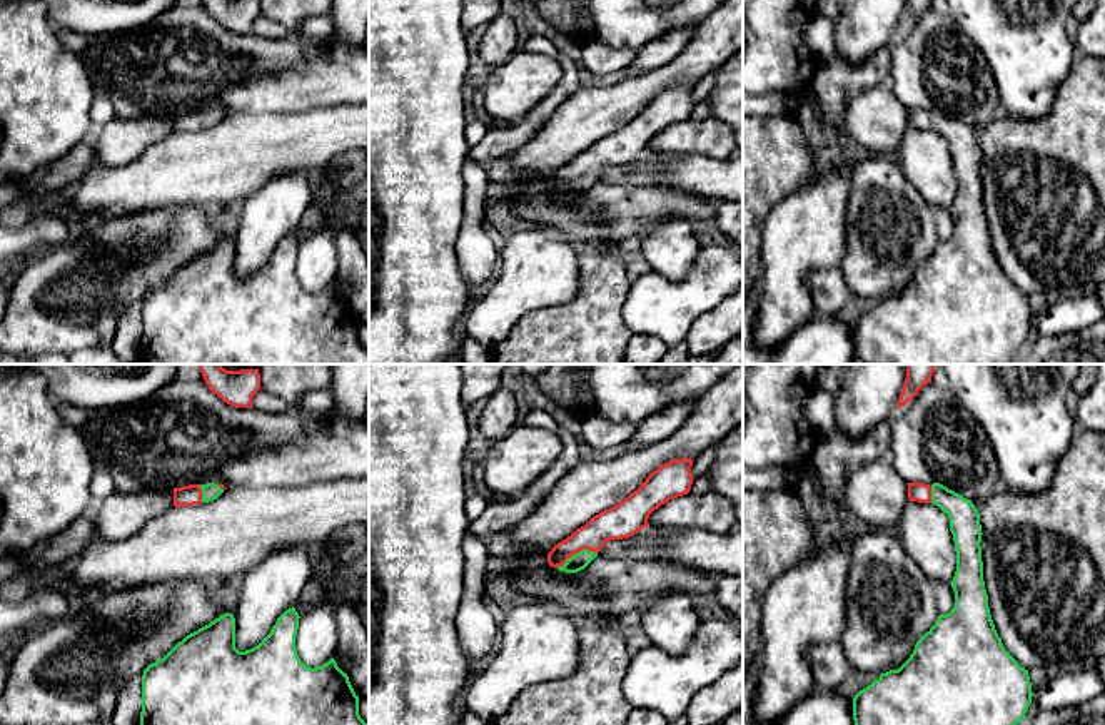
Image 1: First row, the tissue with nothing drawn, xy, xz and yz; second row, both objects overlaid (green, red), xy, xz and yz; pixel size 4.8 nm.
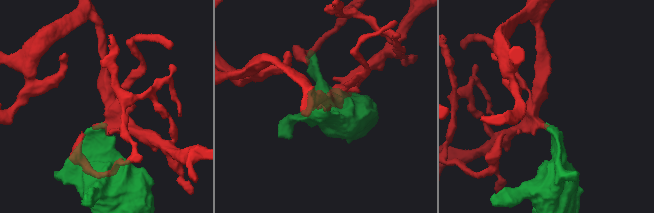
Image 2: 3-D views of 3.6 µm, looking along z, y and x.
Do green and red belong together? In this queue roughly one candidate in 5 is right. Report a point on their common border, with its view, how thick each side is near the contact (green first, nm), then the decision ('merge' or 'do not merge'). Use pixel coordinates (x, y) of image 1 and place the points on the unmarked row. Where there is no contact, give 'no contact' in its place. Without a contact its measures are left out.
xz (576, 179) | 90/160 nm | merge

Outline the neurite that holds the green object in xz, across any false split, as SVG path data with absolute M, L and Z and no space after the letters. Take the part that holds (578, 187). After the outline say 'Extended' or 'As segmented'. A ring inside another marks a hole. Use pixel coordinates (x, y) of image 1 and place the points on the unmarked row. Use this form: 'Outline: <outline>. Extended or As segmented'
Outline: M681 84L661 90L621 129L593 142L571 162L559 167L547 189L566 199L584 195L611 165L623 165L648 152L649 140L661 130L688 120L693 110L694 85Z. Extended

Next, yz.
Outline: M908 109L910 127L933 129L950 144L956 174L956 197L951 205L955 232L940 241L935 251L916 267L910 284L898 294L881 299L853 324L855 361L865 364L1012 364L1012 356L1025 344L1032 329L1028 296L1005 276L998 262L983 207L981 150L975 130L940 109Z. Extended

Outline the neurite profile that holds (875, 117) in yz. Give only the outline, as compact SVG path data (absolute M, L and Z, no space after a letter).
M890 82L855 92L845 109L850 140L875 155L896 157L908 127L908 107L895 95Z

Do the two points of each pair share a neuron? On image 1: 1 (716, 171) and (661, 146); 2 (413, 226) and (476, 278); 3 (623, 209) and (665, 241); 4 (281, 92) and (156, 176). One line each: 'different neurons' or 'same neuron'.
1: different neurons
2: different neurons
3: different neurons
4: different neurons

